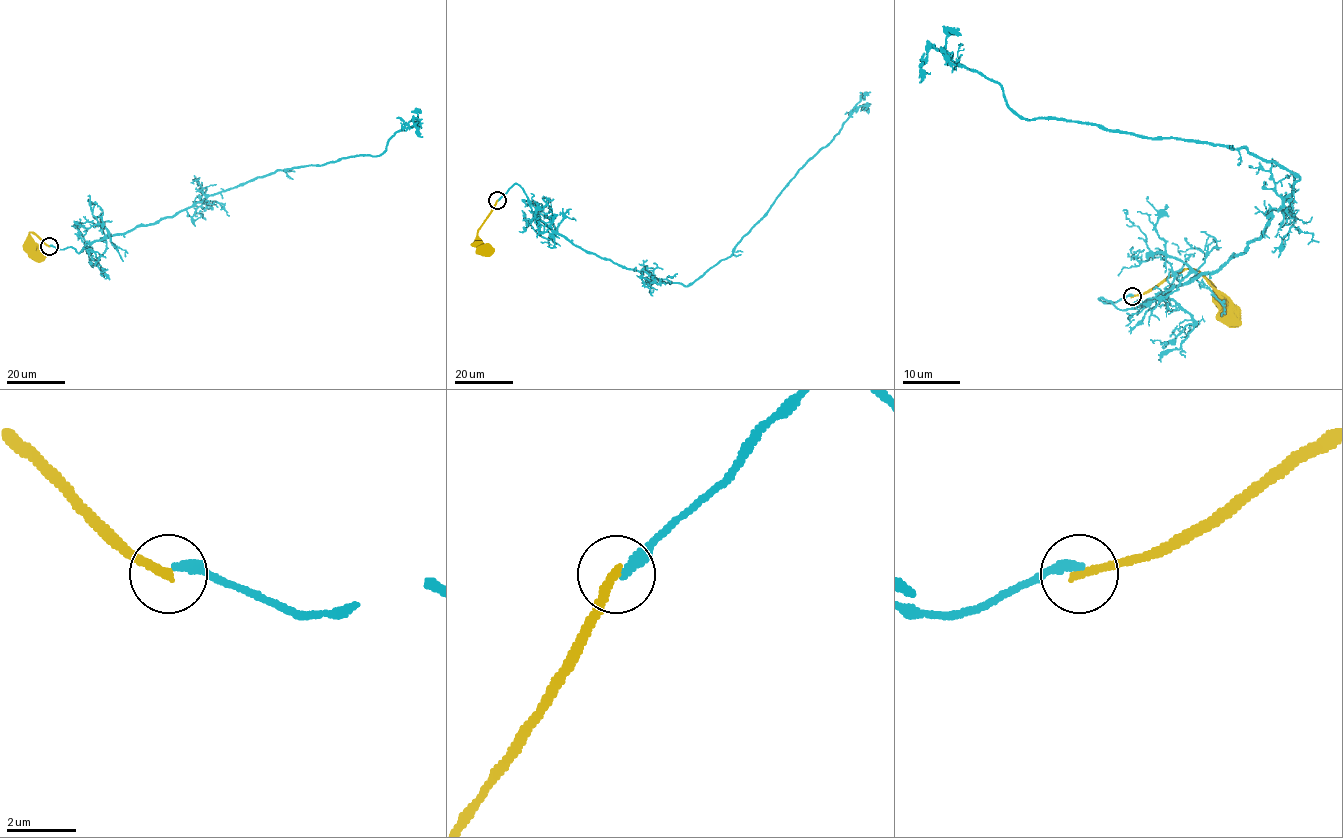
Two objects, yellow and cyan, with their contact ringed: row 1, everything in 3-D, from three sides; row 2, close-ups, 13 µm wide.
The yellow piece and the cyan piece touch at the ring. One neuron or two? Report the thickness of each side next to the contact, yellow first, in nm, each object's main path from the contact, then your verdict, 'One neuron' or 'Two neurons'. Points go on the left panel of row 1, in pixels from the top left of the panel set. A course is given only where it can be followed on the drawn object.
Thickness 280 nm (yellow) against 320 nm. Course of yellow: (49, 246), (30, 232), (37, 256). Course of cyan: (49, 245), (79, 253), (89, 242), (158, 222), (216, 192), (280, 170), (379, 156), (412, 119), (422, 137). Two neurons

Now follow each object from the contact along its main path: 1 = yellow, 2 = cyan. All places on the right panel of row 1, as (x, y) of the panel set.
1: (1132, 296), (1151, 289), (1182, 269), (1194, 269), (1214, 291), (1215, 304), (1227, 317)
2: (1132, 295), (1099, 299), (1136, 308), (1214, 273), (1297, 177), (1244, 147), (1022, 119), (936, 47), (919, 82)

